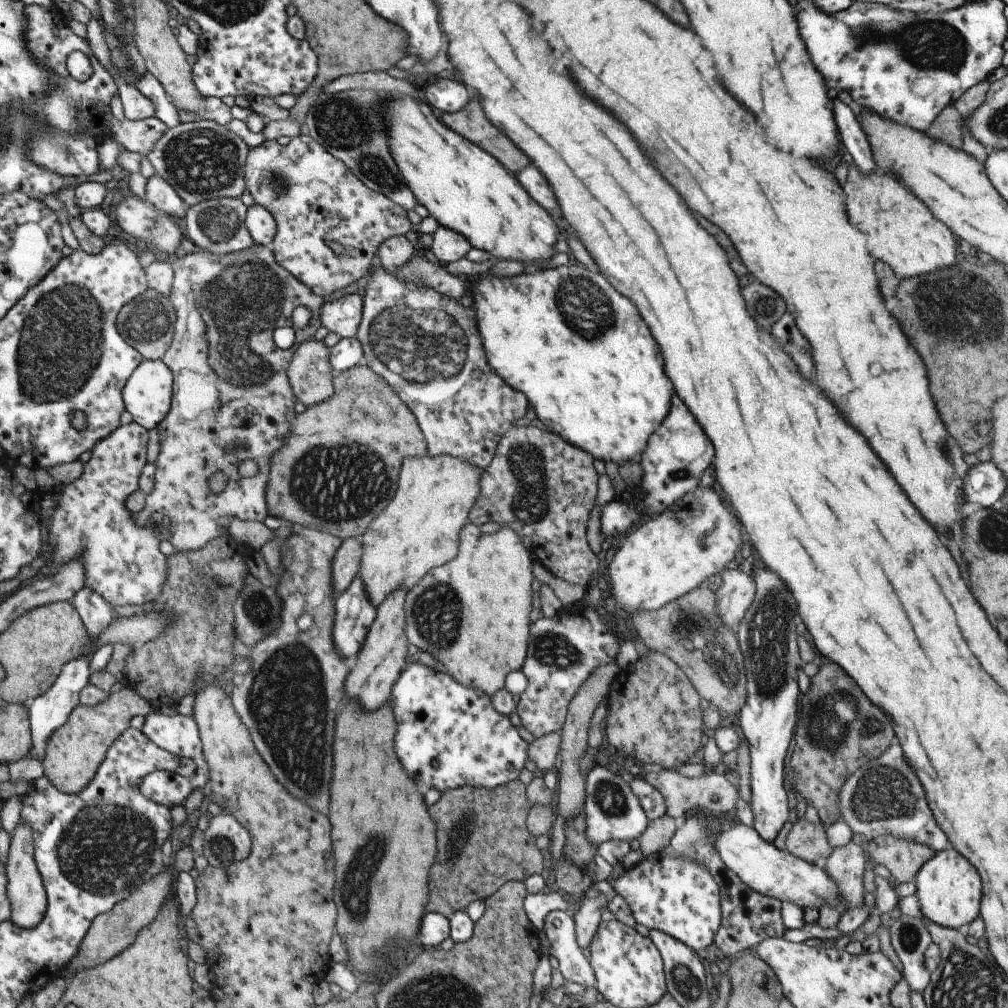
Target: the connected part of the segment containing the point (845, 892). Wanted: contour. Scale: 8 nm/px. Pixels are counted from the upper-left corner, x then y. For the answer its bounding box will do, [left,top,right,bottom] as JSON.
[821,842,867,912]

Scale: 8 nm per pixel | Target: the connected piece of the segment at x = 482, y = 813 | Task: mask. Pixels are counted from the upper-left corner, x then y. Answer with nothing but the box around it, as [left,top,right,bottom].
[426,778,548,919]

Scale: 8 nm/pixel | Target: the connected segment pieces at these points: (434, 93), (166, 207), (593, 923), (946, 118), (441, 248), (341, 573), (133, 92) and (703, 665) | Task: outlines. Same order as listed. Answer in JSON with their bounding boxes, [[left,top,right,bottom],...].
[[424,77,470,114],[145,174,185,220],[574,893,608,950],[926,104,962,149],[431,225,473,262],[333,536,362,596],[112,76,156,121],[631,584,747,715]]

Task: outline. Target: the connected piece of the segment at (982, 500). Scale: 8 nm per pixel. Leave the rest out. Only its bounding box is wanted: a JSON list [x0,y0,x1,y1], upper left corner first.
[964,462,1006,506]

